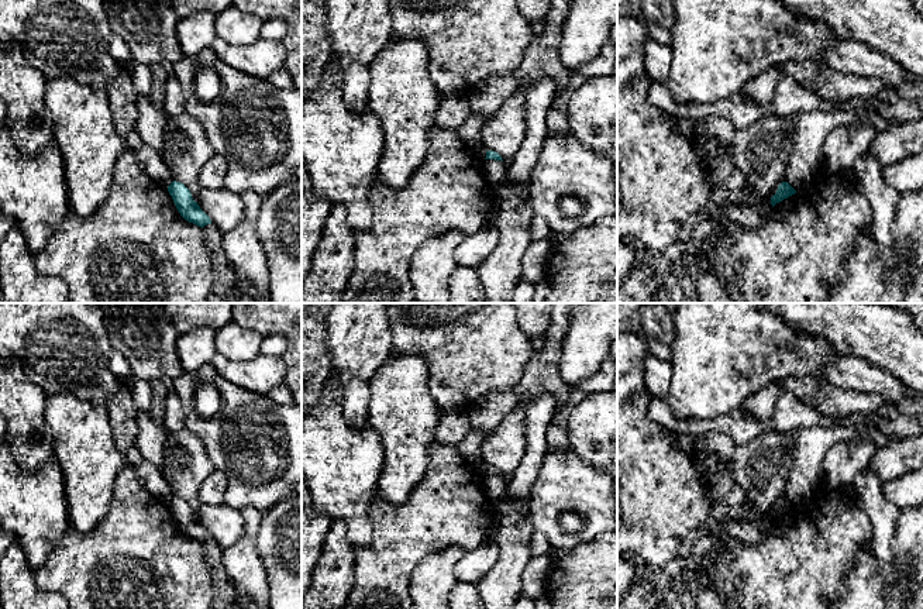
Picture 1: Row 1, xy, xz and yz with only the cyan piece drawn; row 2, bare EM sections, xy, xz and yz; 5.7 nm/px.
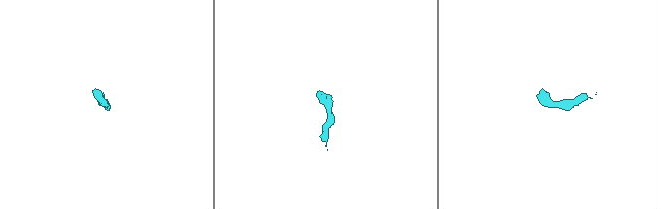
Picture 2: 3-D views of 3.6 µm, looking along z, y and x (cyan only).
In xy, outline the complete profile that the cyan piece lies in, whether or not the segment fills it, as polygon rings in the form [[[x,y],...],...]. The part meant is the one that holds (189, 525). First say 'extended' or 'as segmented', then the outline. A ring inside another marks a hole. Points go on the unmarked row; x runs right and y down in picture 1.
as segmented; [[[173,496],[168,502],[168,508],[185,536],[202,544],[211,540],[210,533],[200,524],[197,517],[193,516],[190,506],[183,499]]]

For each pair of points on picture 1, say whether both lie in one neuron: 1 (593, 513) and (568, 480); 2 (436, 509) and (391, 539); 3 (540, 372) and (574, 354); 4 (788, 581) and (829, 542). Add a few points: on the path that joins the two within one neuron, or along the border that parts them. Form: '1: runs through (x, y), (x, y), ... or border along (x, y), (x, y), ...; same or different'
1: runs through (593, 505), (577, 488); same
2: runs through (424, 520), (416, 529), (402, 536); same
3: border along (565, 330), (558, 374), (574, 388); different
4: runs through (798, 571), (819, 550); same

